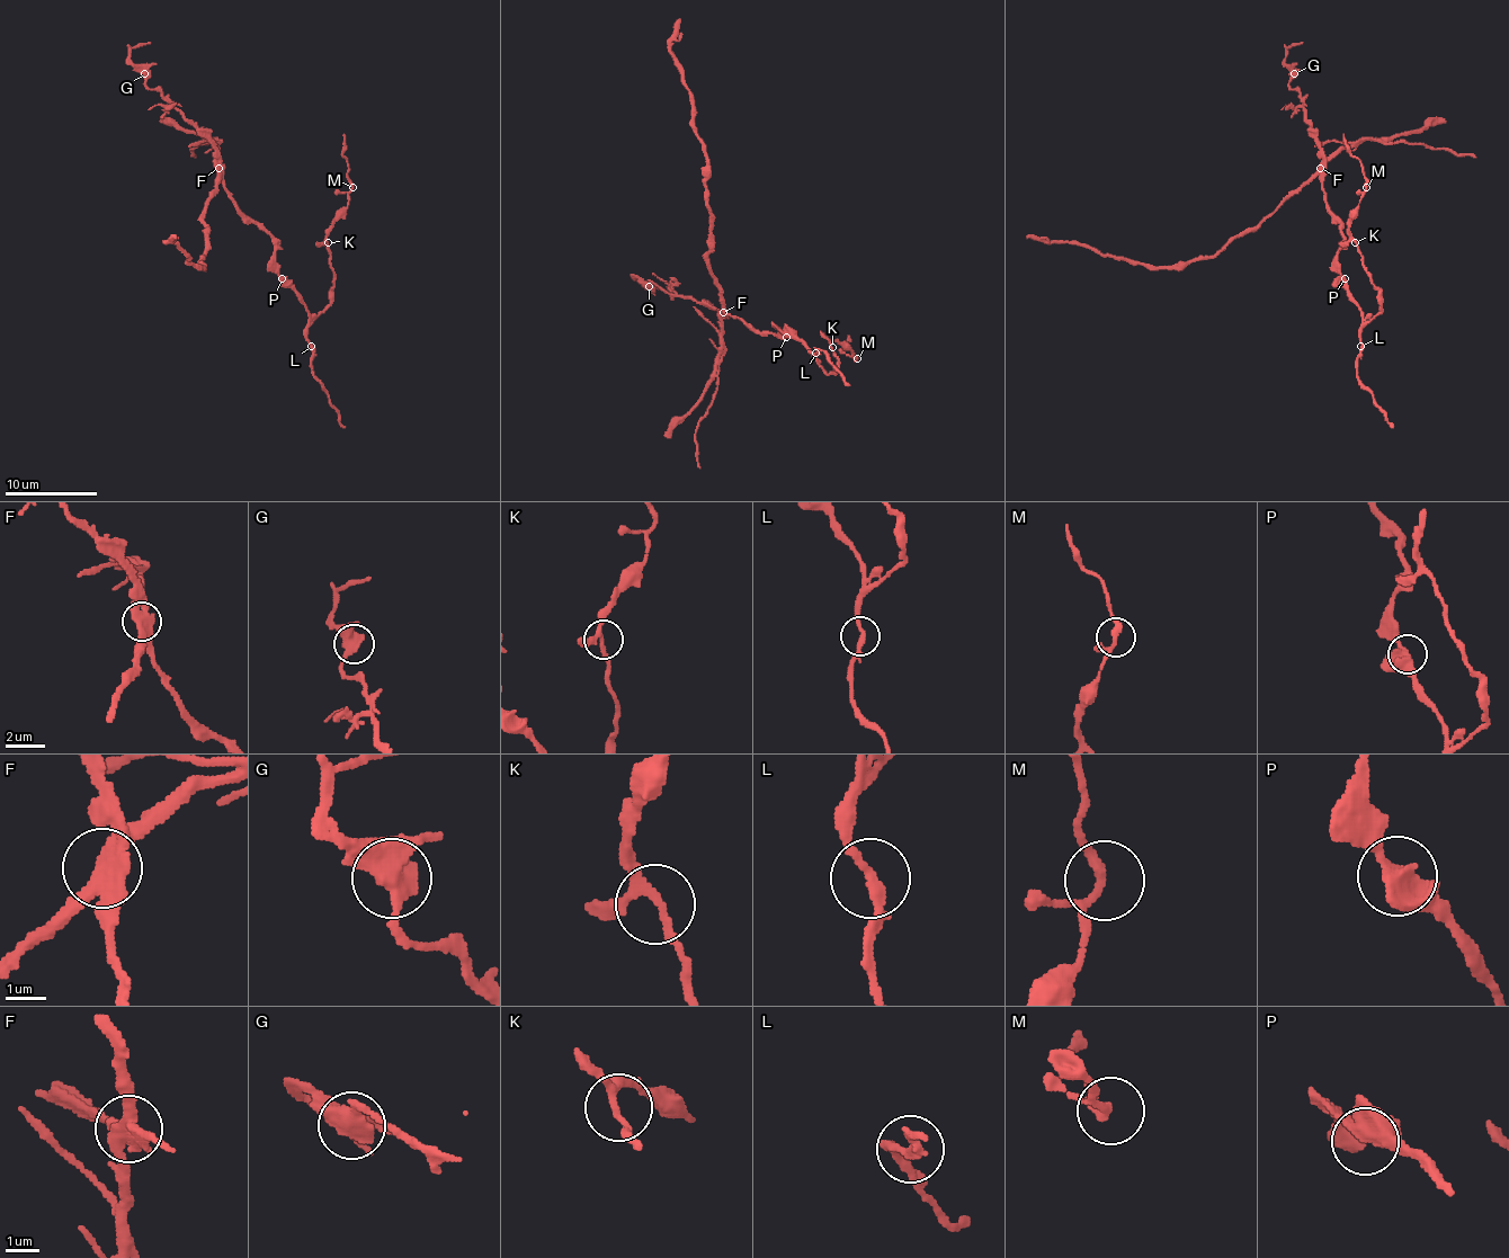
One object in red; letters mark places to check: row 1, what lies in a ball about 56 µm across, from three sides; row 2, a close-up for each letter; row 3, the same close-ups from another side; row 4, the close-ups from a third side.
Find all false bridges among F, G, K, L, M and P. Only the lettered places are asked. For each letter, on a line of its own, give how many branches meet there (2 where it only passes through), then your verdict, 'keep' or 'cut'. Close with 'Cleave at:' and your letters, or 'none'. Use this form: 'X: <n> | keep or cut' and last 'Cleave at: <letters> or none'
F: 4 | cut
G: 3 | keep
K: 3 | keep
L: 2 | keep
M: 3 | keep
P: 4 | keep
Cleave at: F

